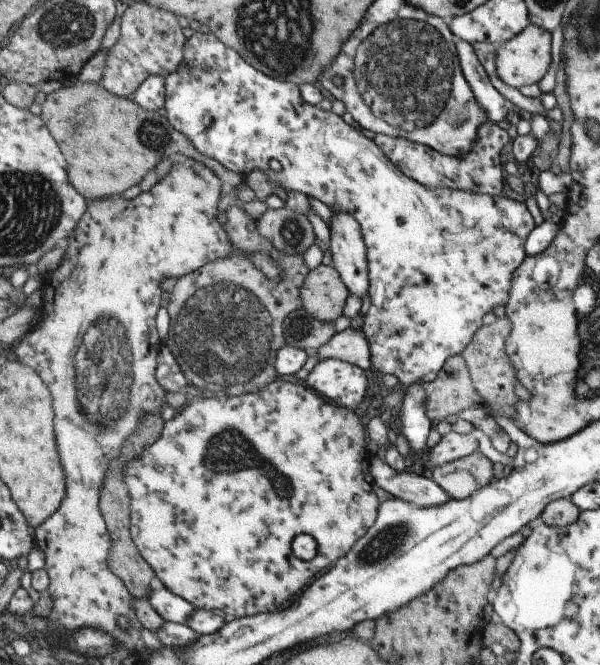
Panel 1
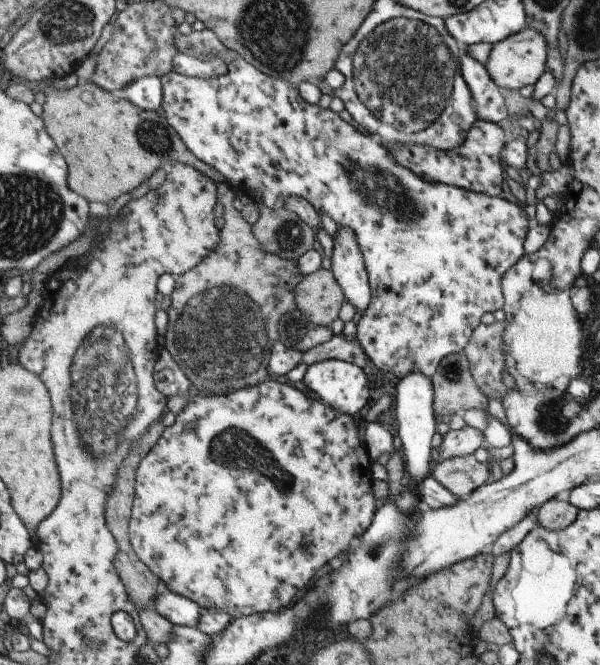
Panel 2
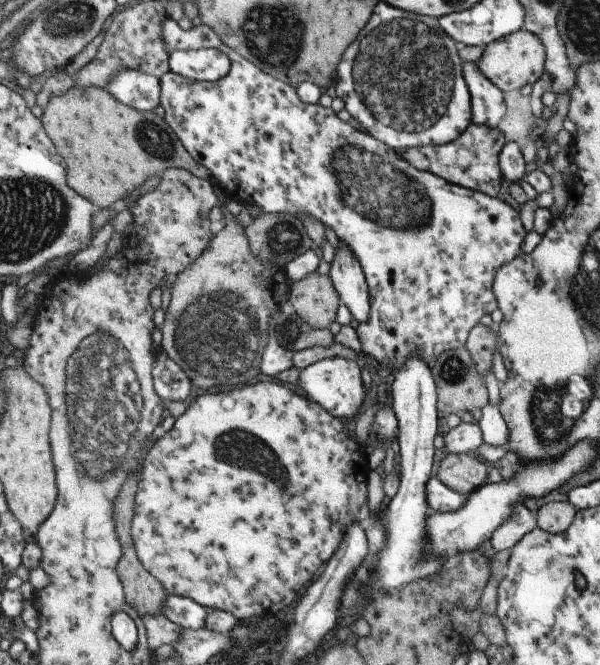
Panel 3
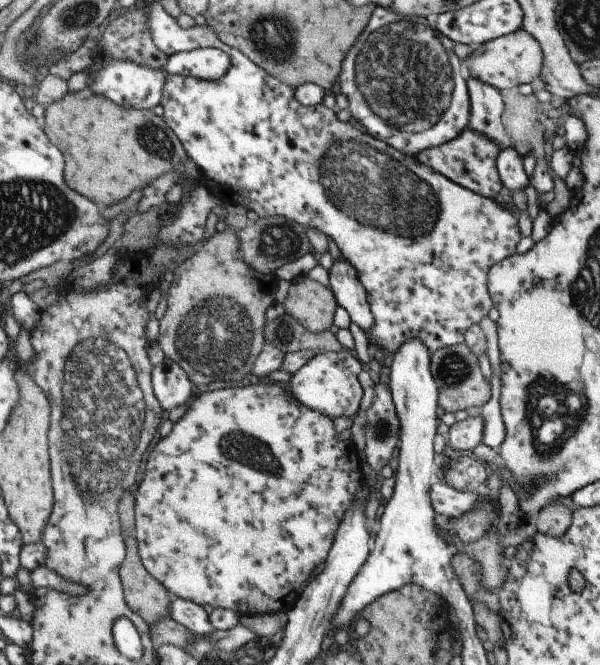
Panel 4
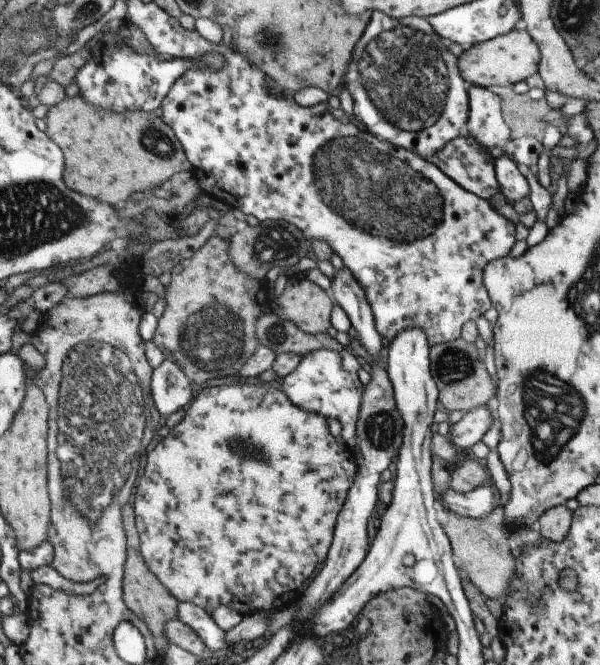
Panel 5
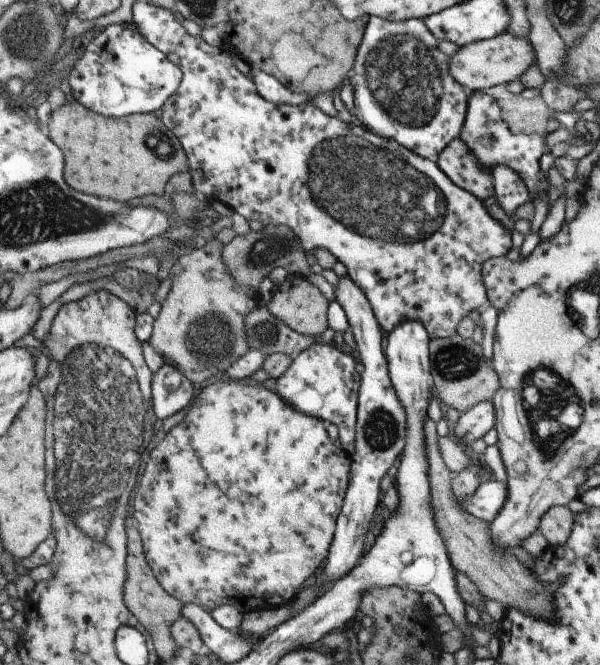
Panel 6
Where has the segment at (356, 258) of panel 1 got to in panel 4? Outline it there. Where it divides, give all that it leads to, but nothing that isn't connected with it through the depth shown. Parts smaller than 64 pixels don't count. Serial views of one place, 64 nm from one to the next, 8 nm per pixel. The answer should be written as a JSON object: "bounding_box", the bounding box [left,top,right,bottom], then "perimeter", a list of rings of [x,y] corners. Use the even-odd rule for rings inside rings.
{"bounding_box":[328,258,374,334],"perimeter":[[[343,258],[335,260],[328,270],[328,287],[337,305],[343,307],[353,324],[367,334],[374,320],[369,310],[366,294],[357,272]]]}

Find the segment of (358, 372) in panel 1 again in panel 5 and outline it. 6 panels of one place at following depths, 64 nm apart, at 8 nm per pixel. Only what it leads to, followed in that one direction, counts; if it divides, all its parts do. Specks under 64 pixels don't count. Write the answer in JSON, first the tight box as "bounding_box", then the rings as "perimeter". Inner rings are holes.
{"bounding_box":[281,347,363,451],"perimeter":[[[327,347],[308,352],[299,360],[293,372],[282,377],[281,392],[289,398],[293,406],[305,412],[313,412],[323,418],[333,418],[341,424],[339,439],[353,451],[356,443],[356,420],[360,405],[362,385],[357,377],[357,370],[363,366],[349,348],[343,347],[333,352]]]}

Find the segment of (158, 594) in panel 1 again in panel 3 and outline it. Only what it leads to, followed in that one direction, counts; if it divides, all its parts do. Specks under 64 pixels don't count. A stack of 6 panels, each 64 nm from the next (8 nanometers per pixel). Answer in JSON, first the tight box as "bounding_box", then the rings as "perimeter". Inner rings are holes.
{"bounding_box":[159,594,207,630],"perimeter":[[[166,594],[159,613],[166,616],[173,624],[191,630],[203,629],[207,609],[199,606],[190,598]]]}

